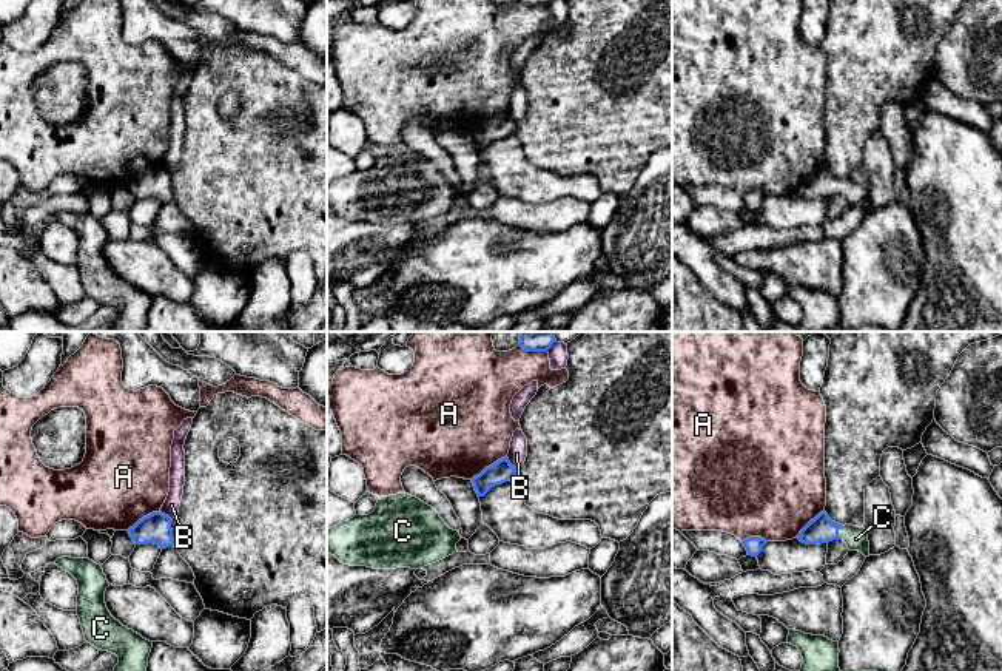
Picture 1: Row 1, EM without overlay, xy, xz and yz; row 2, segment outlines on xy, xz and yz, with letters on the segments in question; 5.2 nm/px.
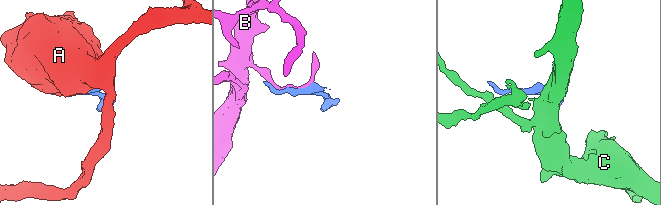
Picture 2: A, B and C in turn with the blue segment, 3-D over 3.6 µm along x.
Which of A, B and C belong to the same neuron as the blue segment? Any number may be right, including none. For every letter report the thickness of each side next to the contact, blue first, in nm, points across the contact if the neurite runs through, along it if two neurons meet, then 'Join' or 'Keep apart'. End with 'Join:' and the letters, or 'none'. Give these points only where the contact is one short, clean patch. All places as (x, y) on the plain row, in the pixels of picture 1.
A: Thickness 120 nm (blue) against 500 nm. Keep apart
B: Thickness 120 nm (blue) against 100 nm. Keep apart
C: Thickness 140 nm (blue) against 120 nm. Path across: yz (822, 184), (837, 187), (848, 187), (856, 193). Join
Join: C

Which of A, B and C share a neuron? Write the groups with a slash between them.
A / B / C

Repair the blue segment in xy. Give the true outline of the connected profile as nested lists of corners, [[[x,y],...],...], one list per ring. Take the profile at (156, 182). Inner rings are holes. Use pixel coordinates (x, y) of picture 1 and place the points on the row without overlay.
[[[153,167],[129,182],[128,188],[136,199],[154,197],[165,204],[174,199],[171,177],[168,170]]]

